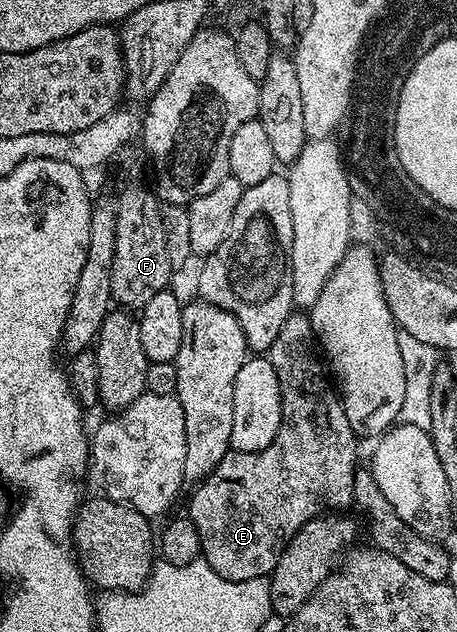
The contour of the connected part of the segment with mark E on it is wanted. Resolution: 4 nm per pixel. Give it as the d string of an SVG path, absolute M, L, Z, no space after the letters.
M295 310L292 311L289 318L285 318L285 326L281 326L281 331L277 333L277 338L273 338L269 359L273 370L277 370L277 382L281 386L283 421L277 430L277 438L273 438L273 442L269 446L265 446L265 450L260 452L236 452L234 450L227 452L225 458L221 458L219 465L207 477L199 481L197 487L192 491L196 492L191 496L189 515L191 521L197 526L197 534L201 534L202 559L206 560L211 569L217 574L221 574L221 578L226 580L270 577L271 571L277 566L277 558L281 558L285 546L295 537L297 530L301 530L301 526L305 526L305 522L309 522L314 516L322 516L327 513L335 514L340 510L347 510L347 507L350 509L353 504L353 478L357 471L357 465L360 463L360 461L358 462L360 441L356 437L353 426L349 426L349 418L345 418L342 399L337 395L328 373L325 368L325 373L323 373L323 368L319 365L321 356L317 351L315 332L311 329L310 315L306 311Z

